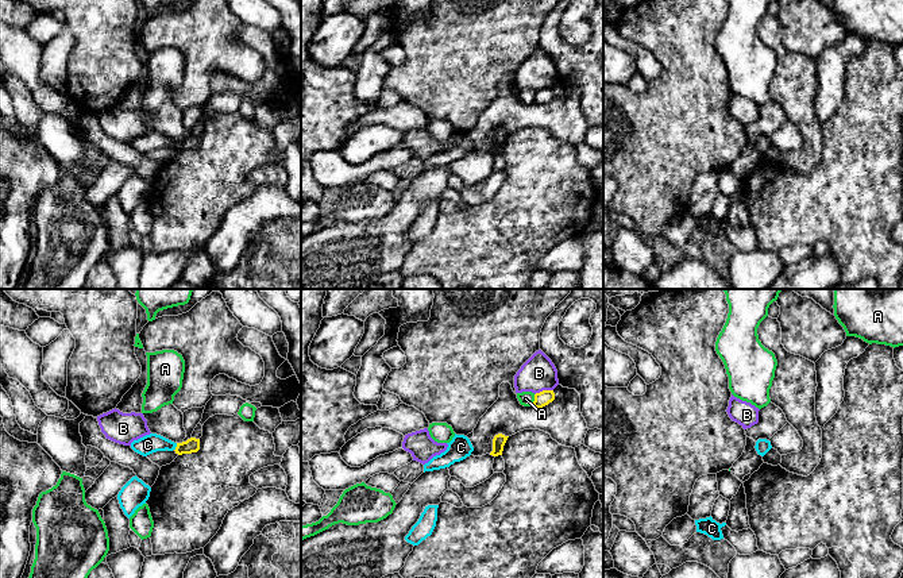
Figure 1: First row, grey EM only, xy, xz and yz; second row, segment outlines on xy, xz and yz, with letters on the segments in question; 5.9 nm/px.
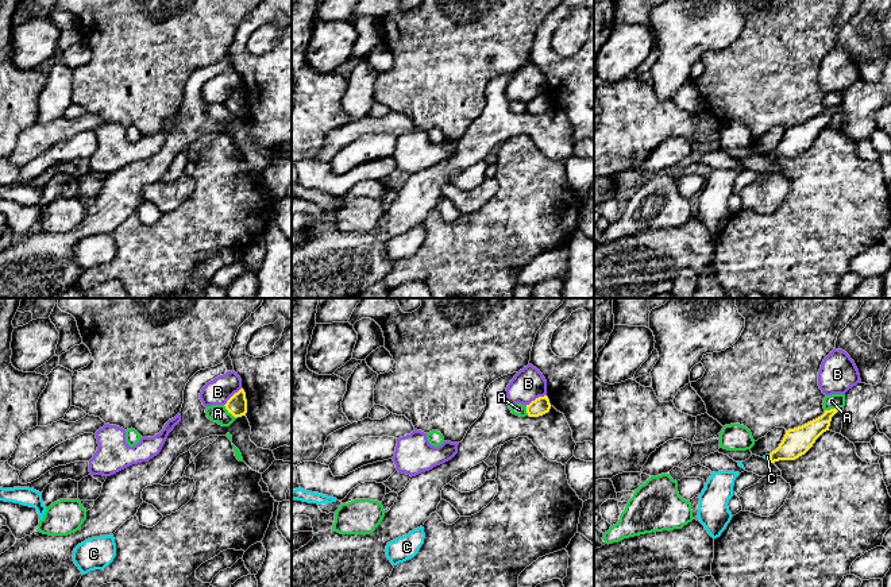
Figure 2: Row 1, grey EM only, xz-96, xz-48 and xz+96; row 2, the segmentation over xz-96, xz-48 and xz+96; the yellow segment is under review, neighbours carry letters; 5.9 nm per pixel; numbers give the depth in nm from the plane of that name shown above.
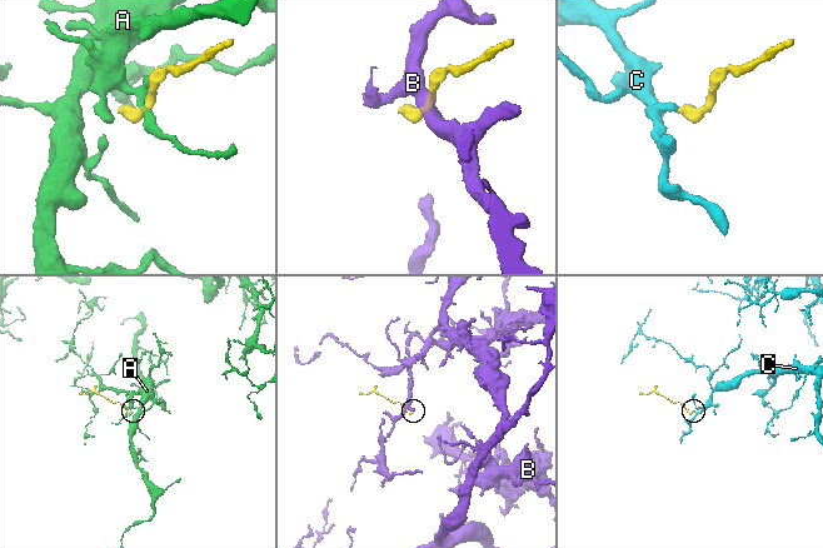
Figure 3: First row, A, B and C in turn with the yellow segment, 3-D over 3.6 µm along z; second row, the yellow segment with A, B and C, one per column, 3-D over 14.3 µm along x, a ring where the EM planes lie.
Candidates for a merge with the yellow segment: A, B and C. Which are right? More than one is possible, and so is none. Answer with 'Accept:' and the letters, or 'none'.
Accept: C

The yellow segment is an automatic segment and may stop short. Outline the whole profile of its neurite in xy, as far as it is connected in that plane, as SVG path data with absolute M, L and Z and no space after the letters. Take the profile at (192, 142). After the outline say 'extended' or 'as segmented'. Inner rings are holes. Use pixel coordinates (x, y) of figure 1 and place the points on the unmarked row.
M150 131L138 138L134 138L131 140L131 146L143 154L147 154L157 149L166 149L166 147L167 149L174 147L175 151L182 153L182 151L197 150L200 147L200 136L190 135L186 139L174 140L161 132Z | extended

